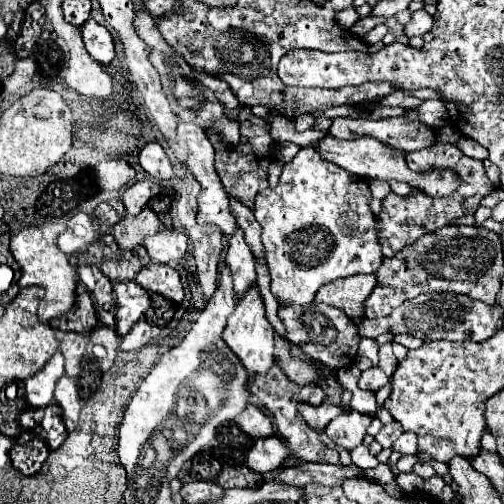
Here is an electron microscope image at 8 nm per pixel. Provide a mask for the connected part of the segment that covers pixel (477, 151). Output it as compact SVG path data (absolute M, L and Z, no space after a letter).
M460 137L458 139L458 147L468 155L468 157L474 157L474 159L480 159L480 161L484 161L484 159L488 159L488 149L486 147L482 147L480 143L476 143L474 139L470 139L470 137Z

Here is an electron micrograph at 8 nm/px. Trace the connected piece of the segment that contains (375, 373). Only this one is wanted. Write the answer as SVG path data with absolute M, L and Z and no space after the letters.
M380 365L366 369L358 381L360 389L368 389L368 391L378 391L386 383L388 383L388 375L382 371Z

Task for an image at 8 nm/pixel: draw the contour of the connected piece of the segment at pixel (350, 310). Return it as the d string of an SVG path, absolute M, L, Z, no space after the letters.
M354 275L324 285L316 293L316 303L324 303L342 309L348 317L356 319L364 315L364 301L376 287L374 275Z

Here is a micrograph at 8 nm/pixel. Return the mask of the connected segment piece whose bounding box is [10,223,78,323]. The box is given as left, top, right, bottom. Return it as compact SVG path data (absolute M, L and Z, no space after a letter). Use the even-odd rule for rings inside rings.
M48 223L38 227L24 227L18 235L10 239L10 253L14 255L14 261L20 265L20 271L22 271L22 277L18 279L18 287L38 285L38 287L44 287L46 291L38 307L38 317L42 323L50 323L50 319L68 313L68 309L74 305L74 299L66 299L66 293L68 297L74 297L78 273L70 265L68 257L56 245L58 233L62 231L64 231L64 223ZM60 293L64 293L64 299Z

